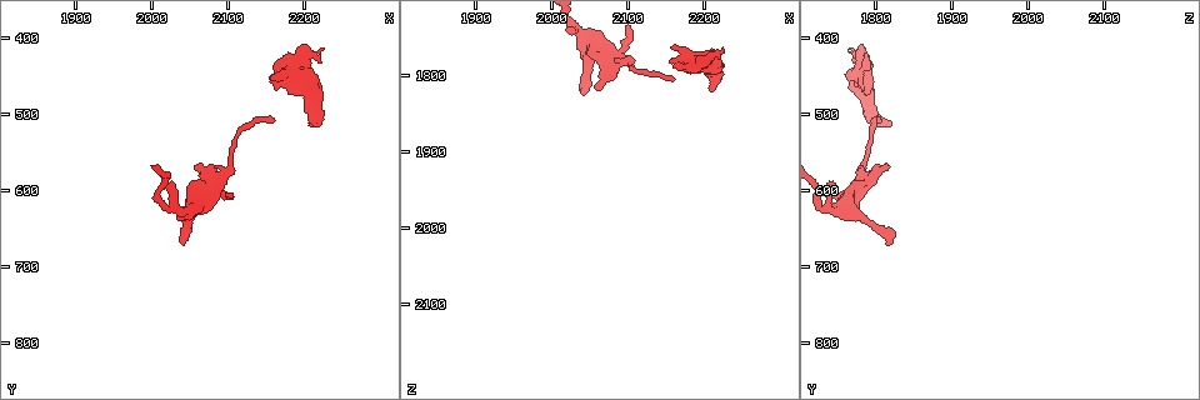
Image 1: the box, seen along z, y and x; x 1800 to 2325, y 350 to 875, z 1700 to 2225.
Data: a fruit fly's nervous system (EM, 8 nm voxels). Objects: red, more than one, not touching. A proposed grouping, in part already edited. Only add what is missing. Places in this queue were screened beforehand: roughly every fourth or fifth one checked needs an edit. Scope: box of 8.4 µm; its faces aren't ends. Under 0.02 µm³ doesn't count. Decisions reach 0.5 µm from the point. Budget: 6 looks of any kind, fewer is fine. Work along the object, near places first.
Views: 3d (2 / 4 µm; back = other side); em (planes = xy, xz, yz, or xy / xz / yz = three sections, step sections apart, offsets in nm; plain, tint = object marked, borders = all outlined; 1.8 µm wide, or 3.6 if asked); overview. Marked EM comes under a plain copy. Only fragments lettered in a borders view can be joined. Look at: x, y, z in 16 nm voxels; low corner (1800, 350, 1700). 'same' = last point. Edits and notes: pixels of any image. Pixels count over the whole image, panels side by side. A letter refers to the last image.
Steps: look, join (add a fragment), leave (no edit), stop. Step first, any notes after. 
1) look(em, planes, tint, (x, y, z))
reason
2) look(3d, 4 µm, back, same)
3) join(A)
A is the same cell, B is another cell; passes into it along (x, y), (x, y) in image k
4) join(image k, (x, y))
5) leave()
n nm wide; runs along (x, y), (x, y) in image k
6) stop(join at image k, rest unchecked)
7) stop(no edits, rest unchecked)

look(3d, 2 µm, (2095, 605, 1735))
tapers out

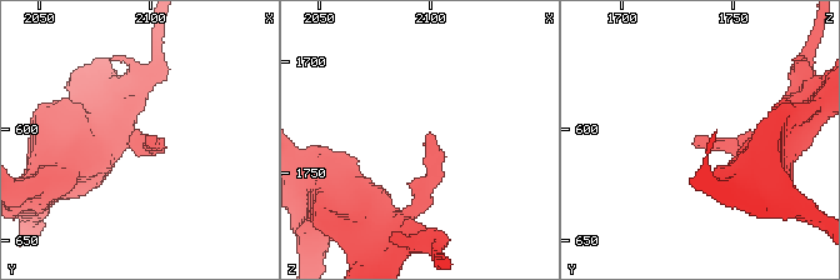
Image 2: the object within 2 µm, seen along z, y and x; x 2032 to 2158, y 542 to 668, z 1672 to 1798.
look(em, xz, step 4, borders, (2098, 602, 1735))
now the EM

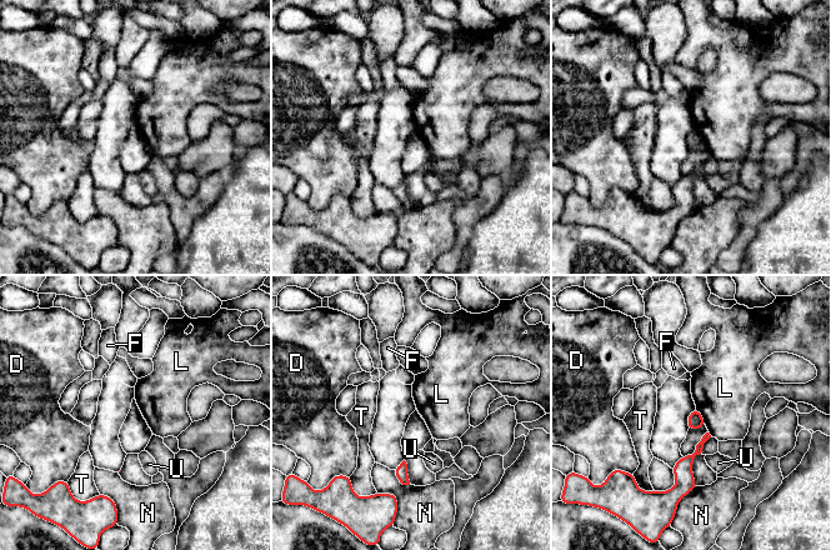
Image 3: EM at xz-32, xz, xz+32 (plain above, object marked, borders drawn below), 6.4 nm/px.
look(em, planes, borders, same)
cut it another way

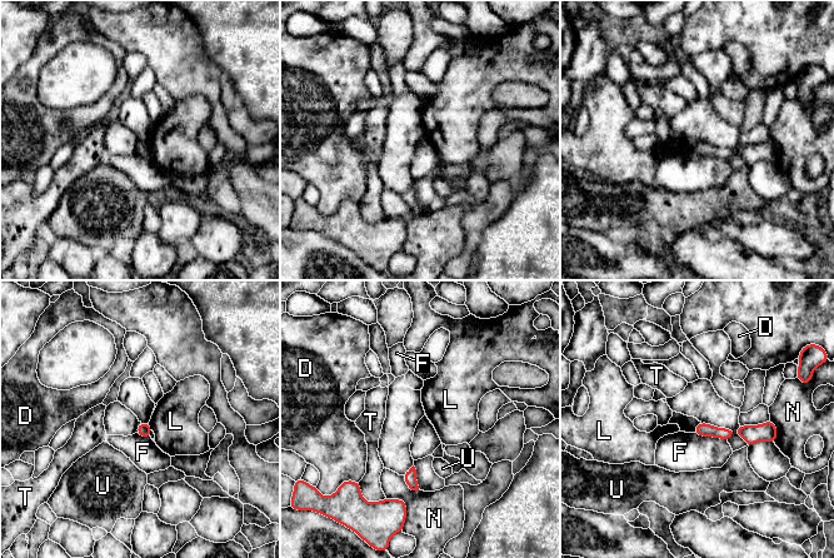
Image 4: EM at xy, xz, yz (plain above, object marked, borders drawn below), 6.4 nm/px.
leave()
90 nm wide; D, F, L, N, T and U are other cells; none of them fits

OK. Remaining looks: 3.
look(em, planes, borders, (2040, 665, 1825))
an open end

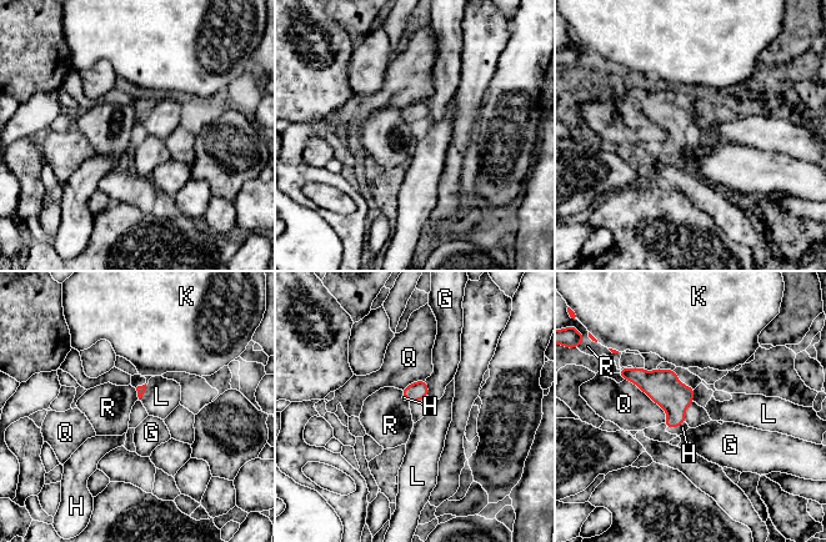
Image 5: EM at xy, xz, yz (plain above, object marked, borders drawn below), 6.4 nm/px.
join(H)
H is the same cell, G, K, L, Q and R are other cells; passes into it along (666, 390), (675, 427), (682, 427) in image 5; it goes on there

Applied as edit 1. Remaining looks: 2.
look(overview)
redraw

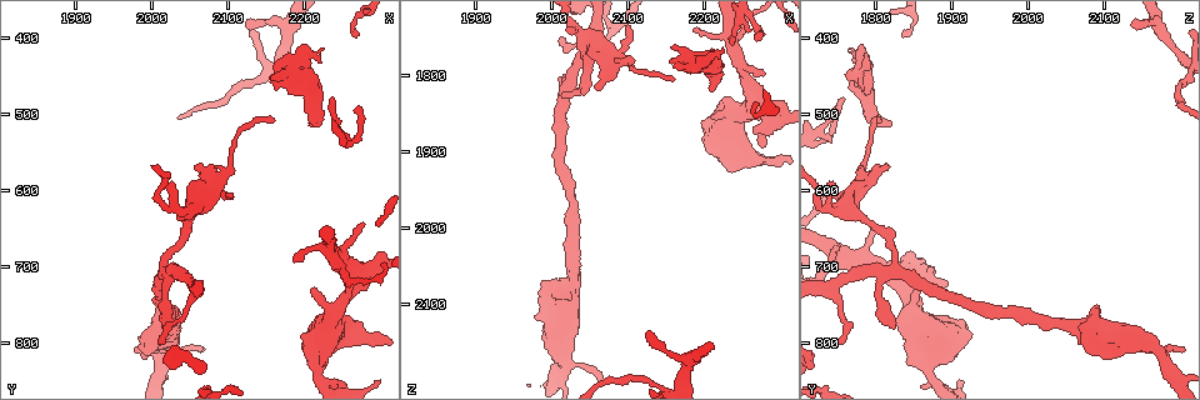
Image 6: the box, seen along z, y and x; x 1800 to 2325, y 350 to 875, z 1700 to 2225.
look(em, planes, borders, (2220, 430, 1770))
branch stops here

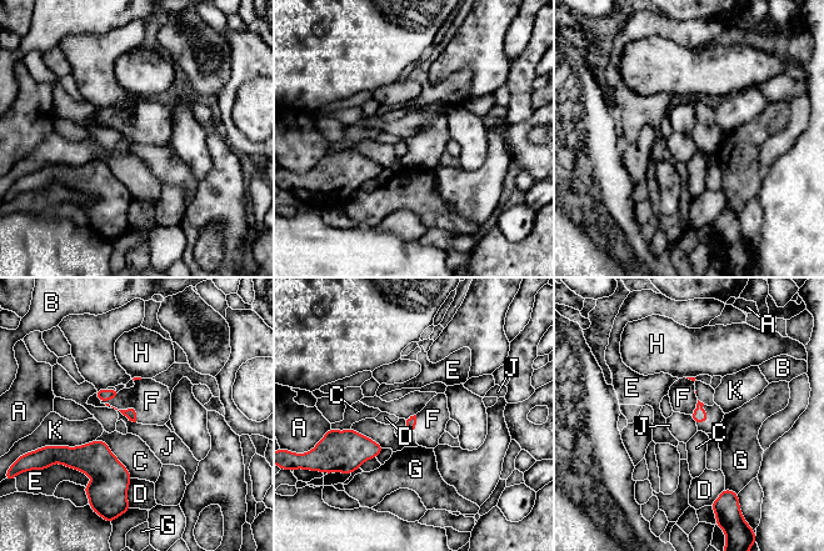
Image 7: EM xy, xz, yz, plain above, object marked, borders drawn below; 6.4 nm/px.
join(F)
F is the same cell, A, B, C, D, E, G, H, J and K are other cells; it goes on there

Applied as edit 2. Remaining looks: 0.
stop(join at image 5, join at image 7, rest unchecked)

